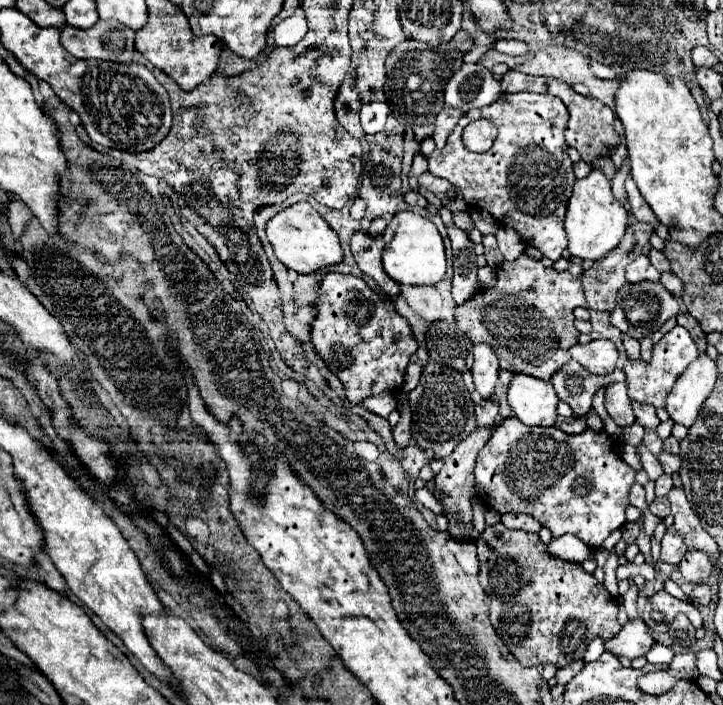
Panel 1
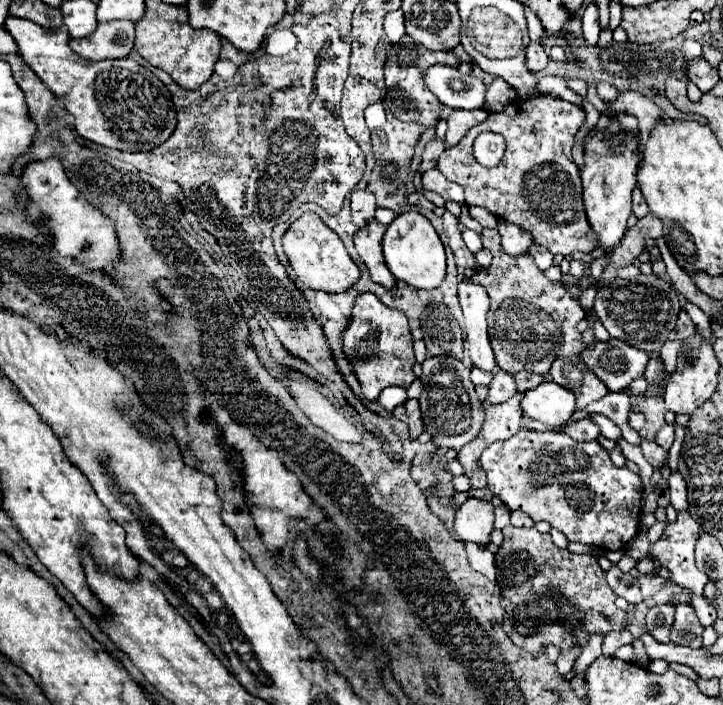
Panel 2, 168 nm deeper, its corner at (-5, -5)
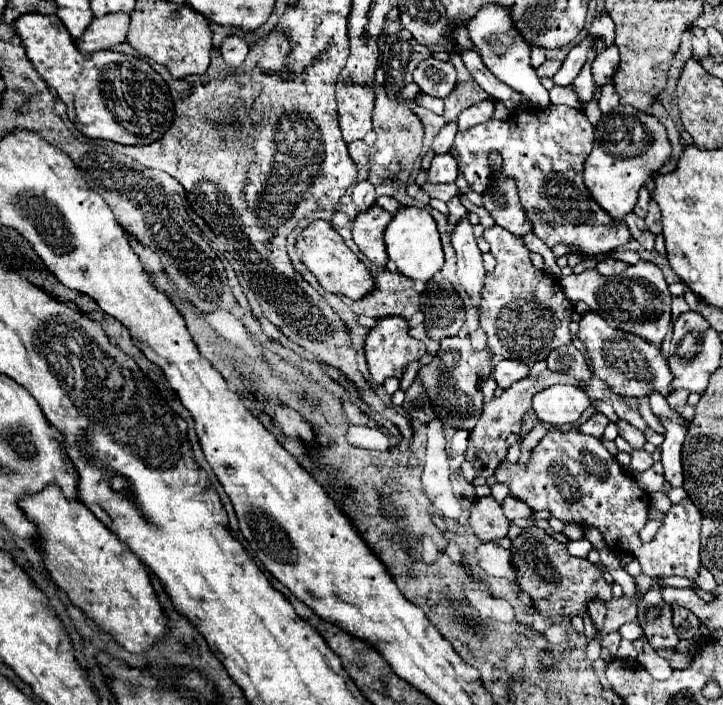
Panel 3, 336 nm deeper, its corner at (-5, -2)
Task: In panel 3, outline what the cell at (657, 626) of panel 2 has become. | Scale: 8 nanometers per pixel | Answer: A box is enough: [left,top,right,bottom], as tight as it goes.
[638,590,678,648]

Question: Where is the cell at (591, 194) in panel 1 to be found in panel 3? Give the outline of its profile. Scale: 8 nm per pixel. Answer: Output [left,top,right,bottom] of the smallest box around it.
[584,108,670,222]

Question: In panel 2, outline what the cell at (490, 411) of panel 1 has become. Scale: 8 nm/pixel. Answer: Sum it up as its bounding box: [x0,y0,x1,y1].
[488,371,516,403]

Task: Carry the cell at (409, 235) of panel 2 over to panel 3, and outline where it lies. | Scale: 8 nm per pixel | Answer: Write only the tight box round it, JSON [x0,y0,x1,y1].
[384,206,444,282]

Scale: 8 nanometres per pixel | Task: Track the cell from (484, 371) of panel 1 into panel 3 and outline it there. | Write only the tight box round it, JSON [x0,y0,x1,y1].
[452,218,486,308]

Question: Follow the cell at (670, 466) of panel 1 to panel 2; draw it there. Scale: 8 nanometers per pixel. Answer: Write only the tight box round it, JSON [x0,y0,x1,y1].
[640,439,668,467]

